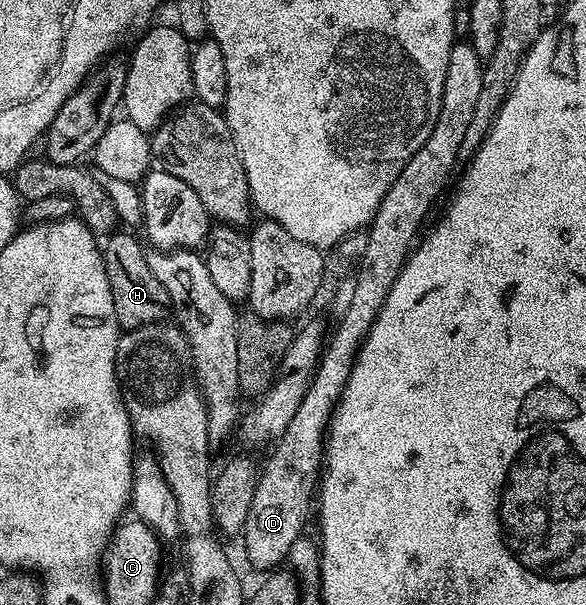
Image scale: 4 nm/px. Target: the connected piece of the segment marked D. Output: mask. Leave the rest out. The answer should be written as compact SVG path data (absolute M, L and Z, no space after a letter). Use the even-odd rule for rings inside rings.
M468 42L453 43L450 50L450 62L446 62L446 82L442 86L442 102L438 110L438 122L434 122L434 130L430 130L430 138L422 142L418 154L402 166L402 174L394 178L394 186L386 190L386 198L378 206L374 214L372 223L366 229L368 241L366 250L358 261L356 276L354 275L354 294L350 298L350 306L339 317L340 325L336 328L336 333L331 333L326 347L320 355L319 363L316 365L316 372L312 376L310 386L306 390L306 398L302 398L302 403L298 406L298 411L294 414L290 426L275 441L271 449L272 457L268 460L268 465L263 465L259 473L256 489L253 492L253 502L250 506L249 516L245 520L242 533L244 548L248 551L248 560L256 568L272 568L282 560L289 559L292 547L301 539L300 531L304 528L304 523L308 520L308 515L314 512L314 497L318 492L318 481L322 471L322 459L324 457L324 446L326 443L326 433L328 422L332 419L332 414L340 403L340 395L346 386L346 382L352 373L352 364L356 361L356 351L360 348L360 343L364 340L364 335L368 332L368 327L376 319L377 313L384 306L384 299L390 294L398 274L404 268L404 262L408 259L418 237L421 235L420 227L424 224L424 219L428 216L428 211L432 208L432 203L444 192L444 187L448 184L448 179L457 171L456 159L462 156L460 147L462 138L466 138L466 130L470 126L470 118L474 118L474 110L478 110L478 94L482 94L482 74L484 66L482 58L475 52Z

